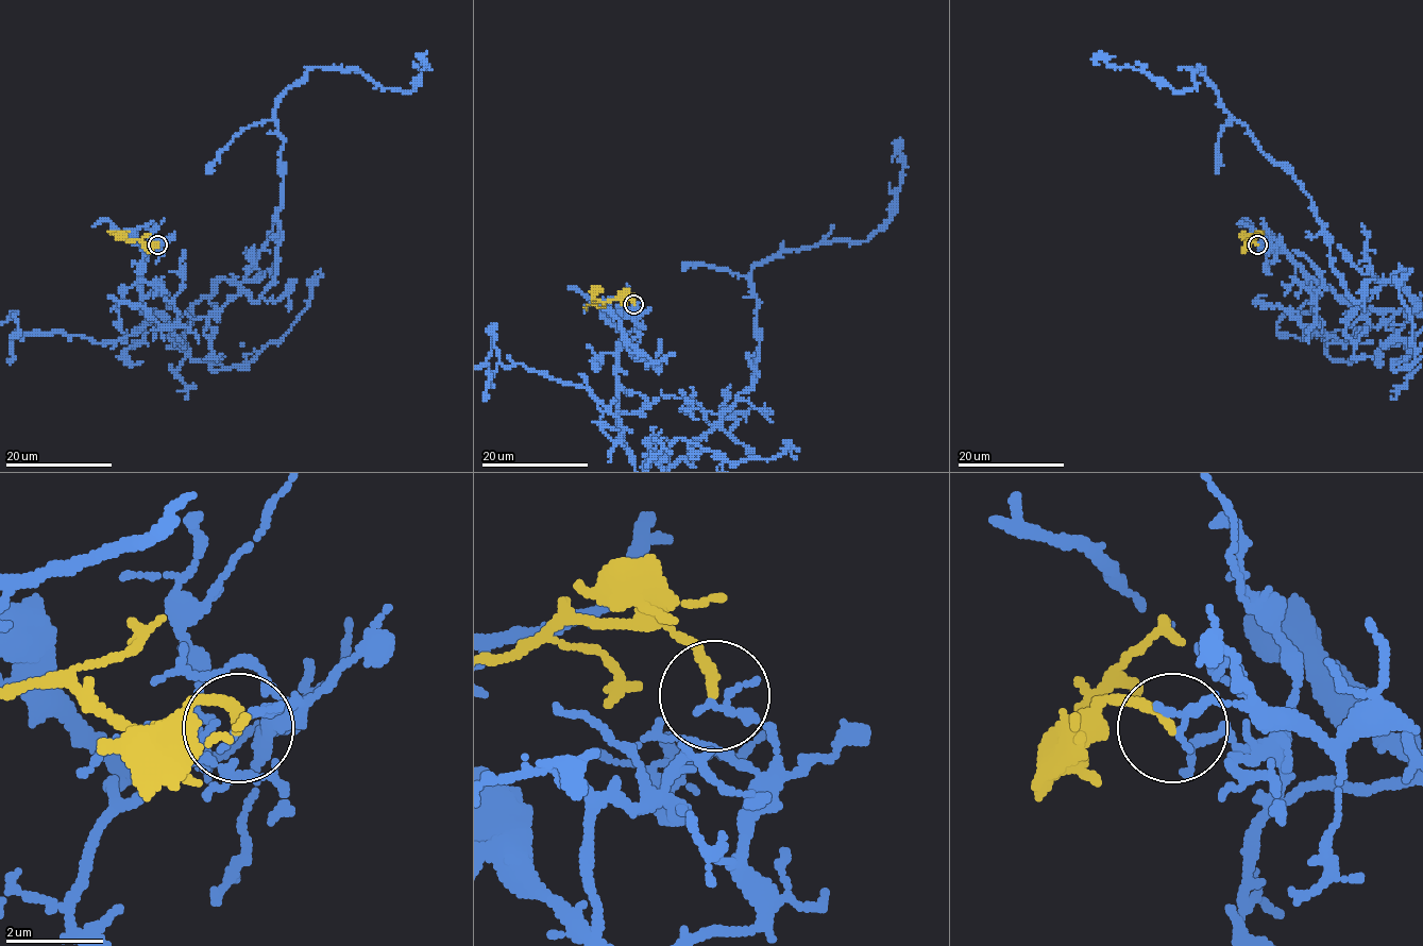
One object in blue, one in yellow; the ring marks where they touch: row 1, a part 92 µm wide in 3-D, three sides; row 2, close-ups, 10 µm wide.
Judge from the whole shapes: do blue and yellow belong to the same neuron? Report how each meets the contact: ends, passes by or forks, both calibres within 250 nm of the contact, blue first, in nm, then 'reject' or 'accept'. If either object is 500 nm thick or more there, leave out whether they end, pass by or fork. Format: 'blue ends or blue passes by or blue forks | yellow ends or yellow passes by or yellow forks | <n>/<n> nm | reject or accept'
blue ends | yellow ends | 190/200 nm | reject

